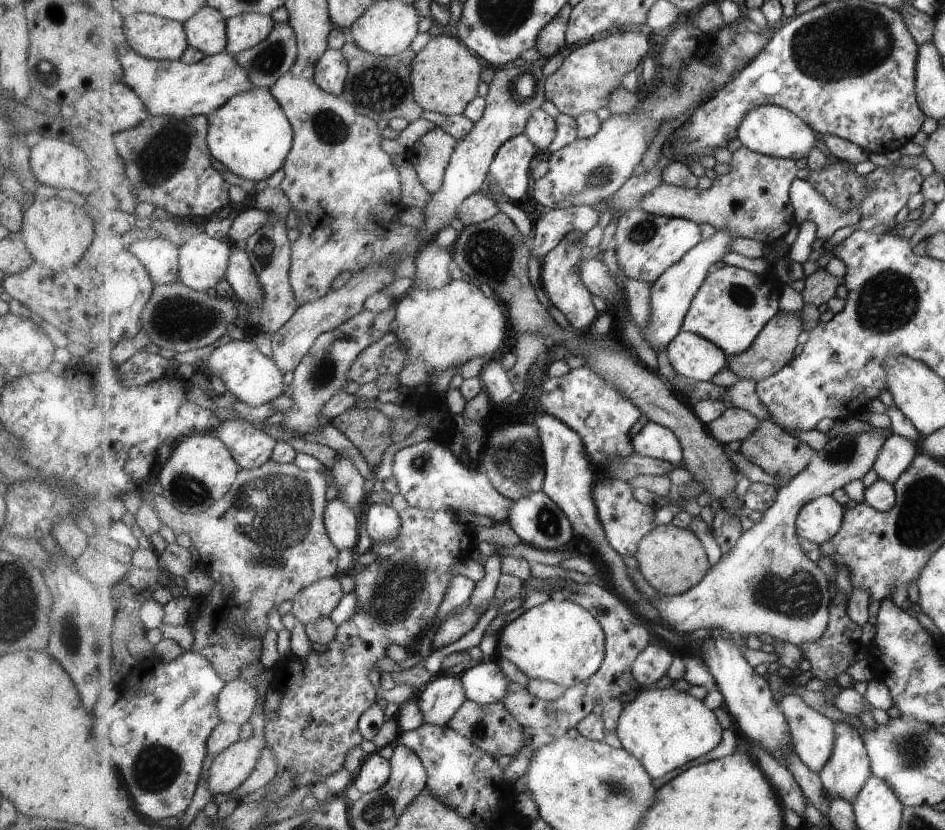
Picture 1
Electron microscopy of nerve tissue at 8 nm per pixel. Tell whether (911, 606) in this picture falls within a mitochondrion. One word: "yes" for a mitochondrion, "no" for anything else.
no

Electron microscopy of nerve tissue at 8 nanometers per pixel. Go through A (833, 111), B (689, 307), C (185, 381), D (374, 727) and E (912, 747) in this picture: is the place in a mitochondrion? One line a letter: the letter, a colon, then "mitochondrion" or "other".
A: other
B: other
C: other
D: other
E: mitochondrion

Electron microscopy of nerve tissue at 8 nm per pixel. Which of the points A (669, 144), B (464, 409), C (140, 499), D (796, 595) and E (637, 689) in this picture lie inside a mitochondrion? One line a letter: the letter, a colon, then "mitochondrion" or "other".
A: other
B: other
C: other
D: mitochondrion
E: other

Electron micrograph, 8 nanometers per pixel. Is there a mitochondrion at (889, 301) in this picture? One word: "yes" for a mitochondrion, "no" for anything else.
yes

